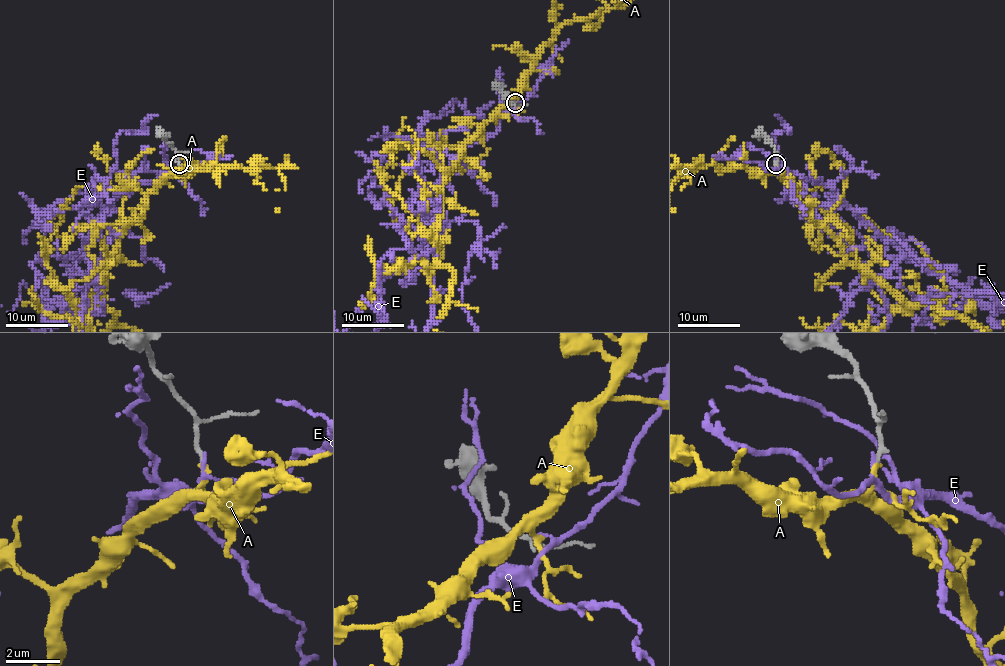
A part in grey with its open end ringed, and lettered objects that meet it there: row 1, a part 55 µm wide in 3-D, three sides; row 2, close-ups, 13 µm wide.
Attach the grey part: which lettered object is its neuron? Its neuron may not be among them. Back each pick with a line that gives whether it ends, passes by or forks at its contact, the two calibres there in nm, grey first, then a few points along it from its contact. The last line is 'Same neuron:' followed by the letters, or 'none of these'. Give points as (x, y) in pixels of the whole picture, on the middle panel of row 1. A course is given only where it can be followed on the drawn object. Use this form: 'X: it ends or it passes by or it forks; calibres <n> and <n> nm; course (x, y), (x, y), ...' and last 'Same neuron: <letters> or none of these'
A: it passes by; calibres 200 and 150 nm
Same neuron: A

